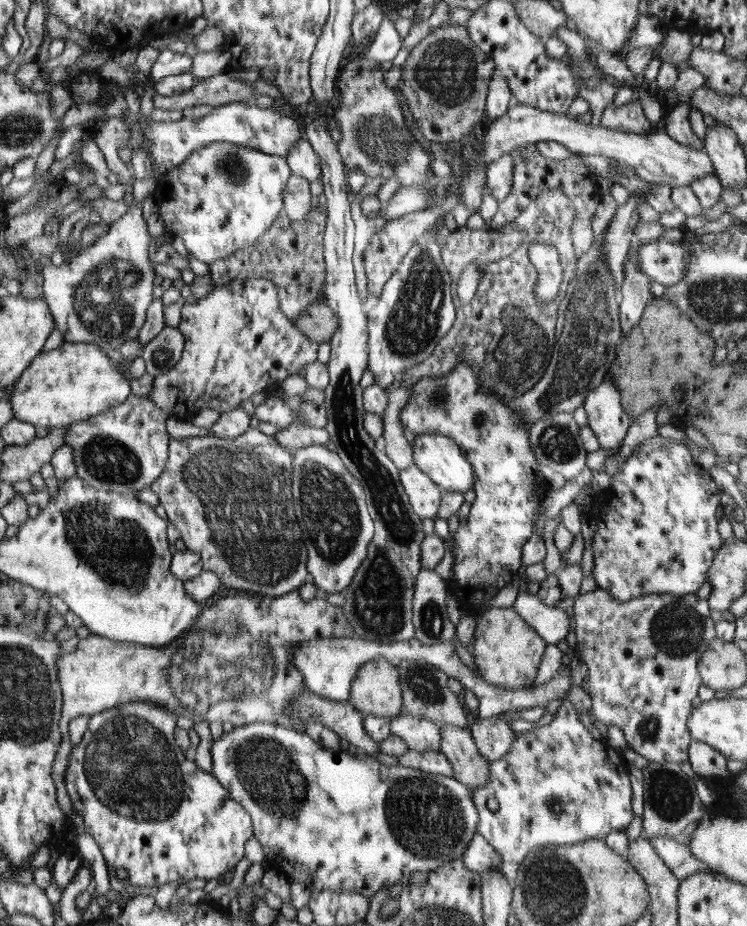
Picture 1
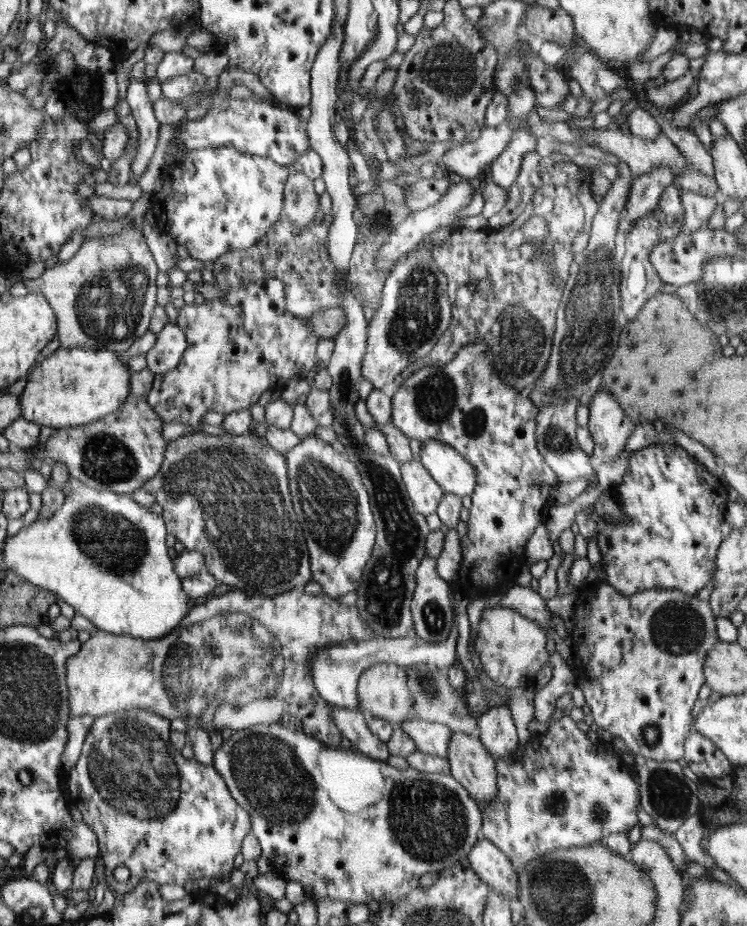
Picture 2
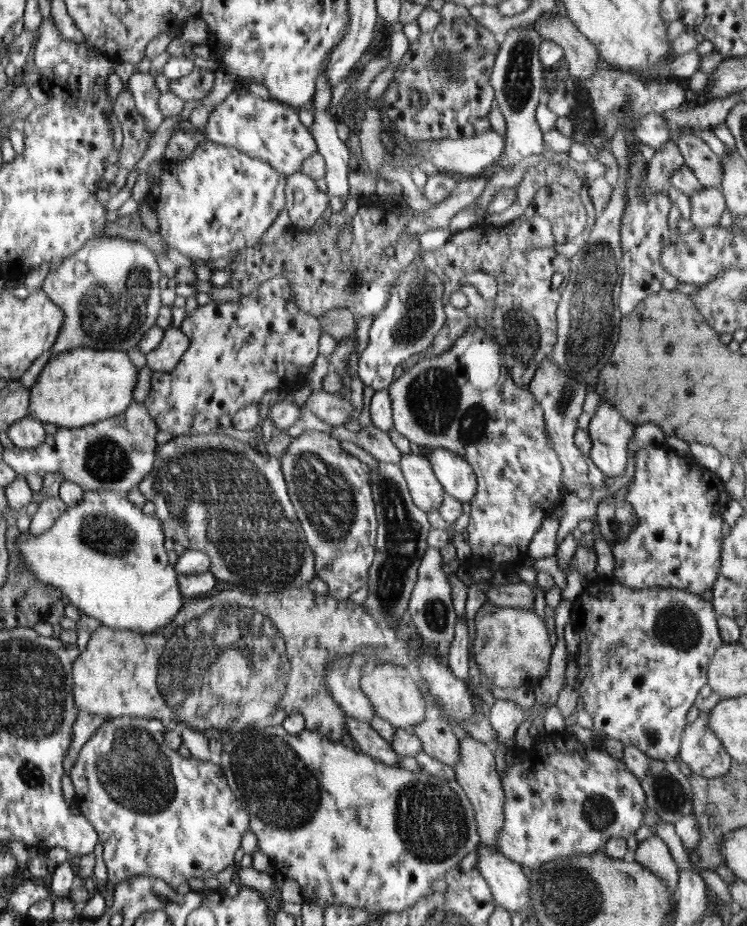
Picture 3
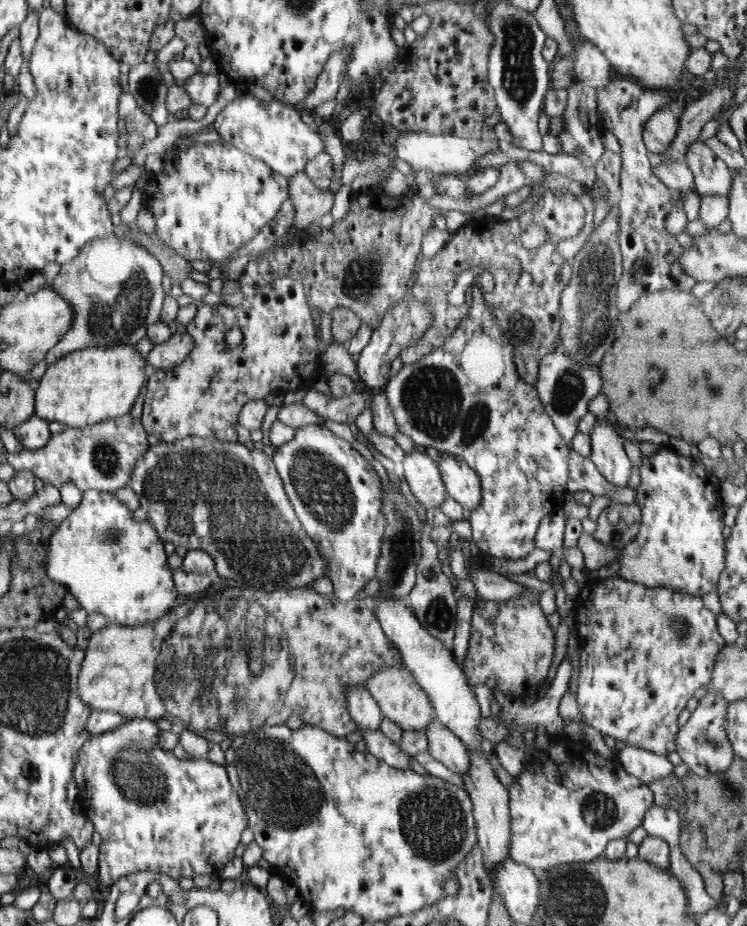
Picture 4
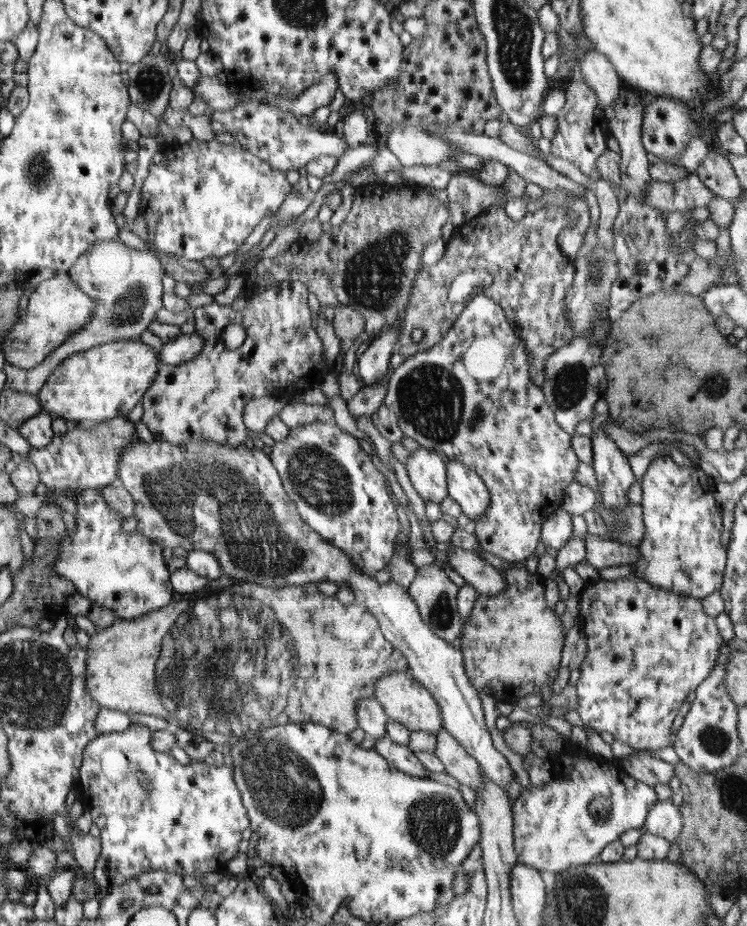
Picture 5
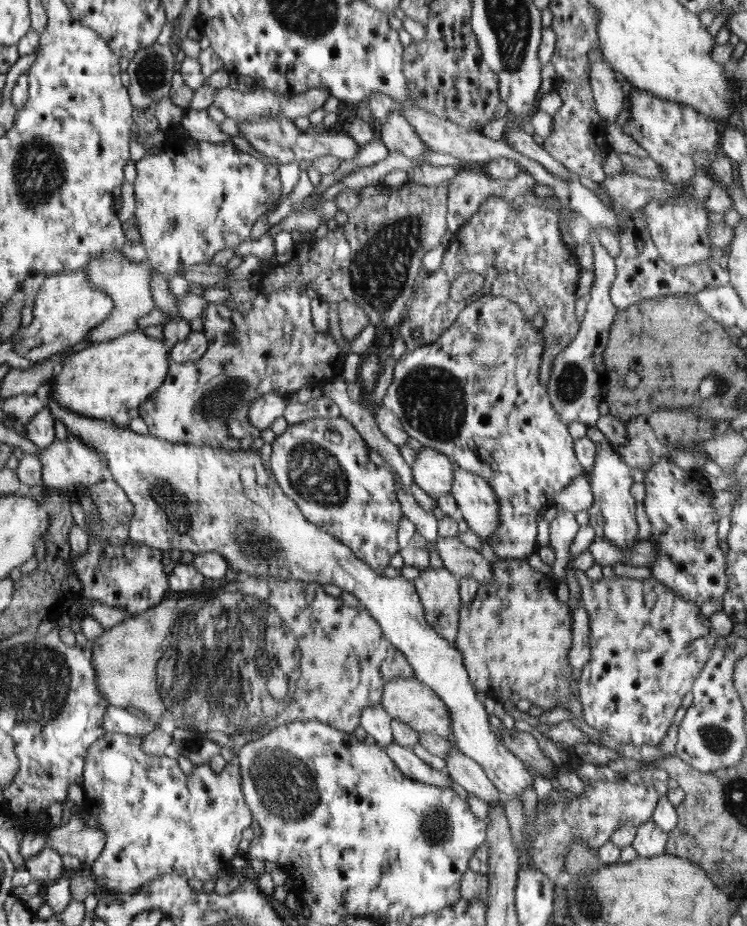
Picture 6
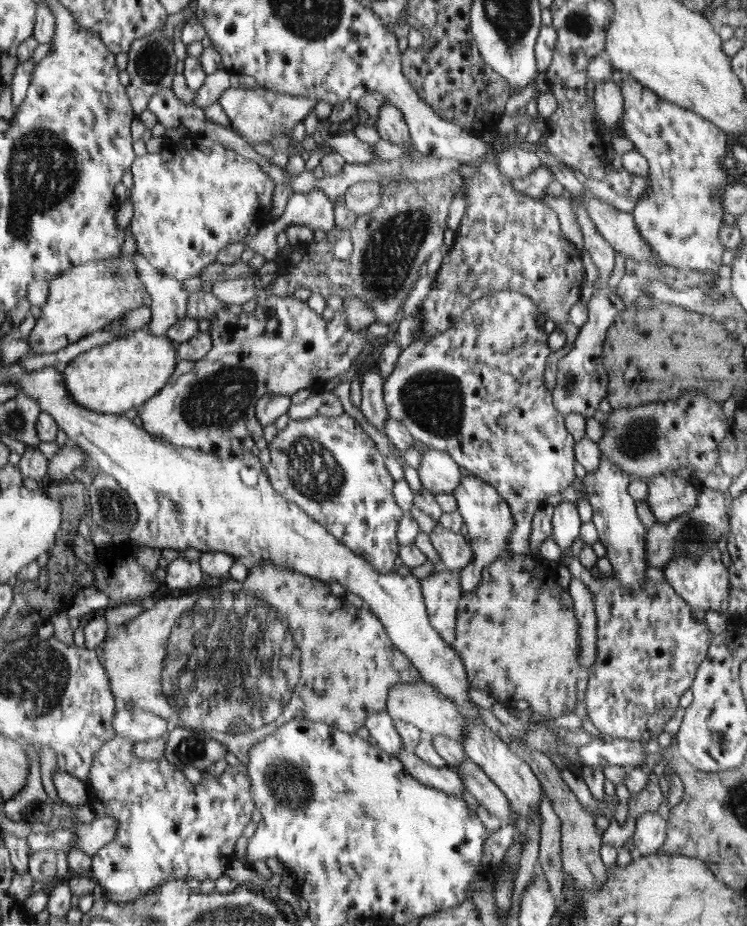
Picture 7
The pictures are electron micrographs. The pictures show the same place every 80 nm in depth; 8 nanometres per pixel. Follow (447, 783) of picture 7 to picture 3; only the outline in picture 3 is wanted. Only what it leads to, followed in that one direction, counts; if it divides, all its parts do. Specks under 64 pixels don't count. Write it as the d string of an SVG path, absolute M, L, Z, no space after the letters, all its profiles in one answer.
M345 716L347 720L346 732L357 742L362 753L377 758L390 766L398 766L399 754L393 749L390 742L381 738L377 731L374 731L369 723L360 722Z

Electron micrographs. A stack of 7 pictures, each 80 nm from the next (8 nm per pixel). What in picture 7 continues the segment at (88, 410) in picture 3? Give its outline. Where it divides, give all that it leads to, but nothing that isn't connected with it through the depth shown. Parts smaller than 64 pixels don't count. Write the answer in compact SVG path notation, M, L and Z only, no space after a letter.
M145 328L131 332L126 337L122 334L109 344L96 346L80 353L68 363L62 374L65 376L69 393L77 403L96 411L98 414L122 415L130 408L143 406L146 401L159 394L175 372L178 360L177 344L174 344L167 337L152 335Z

